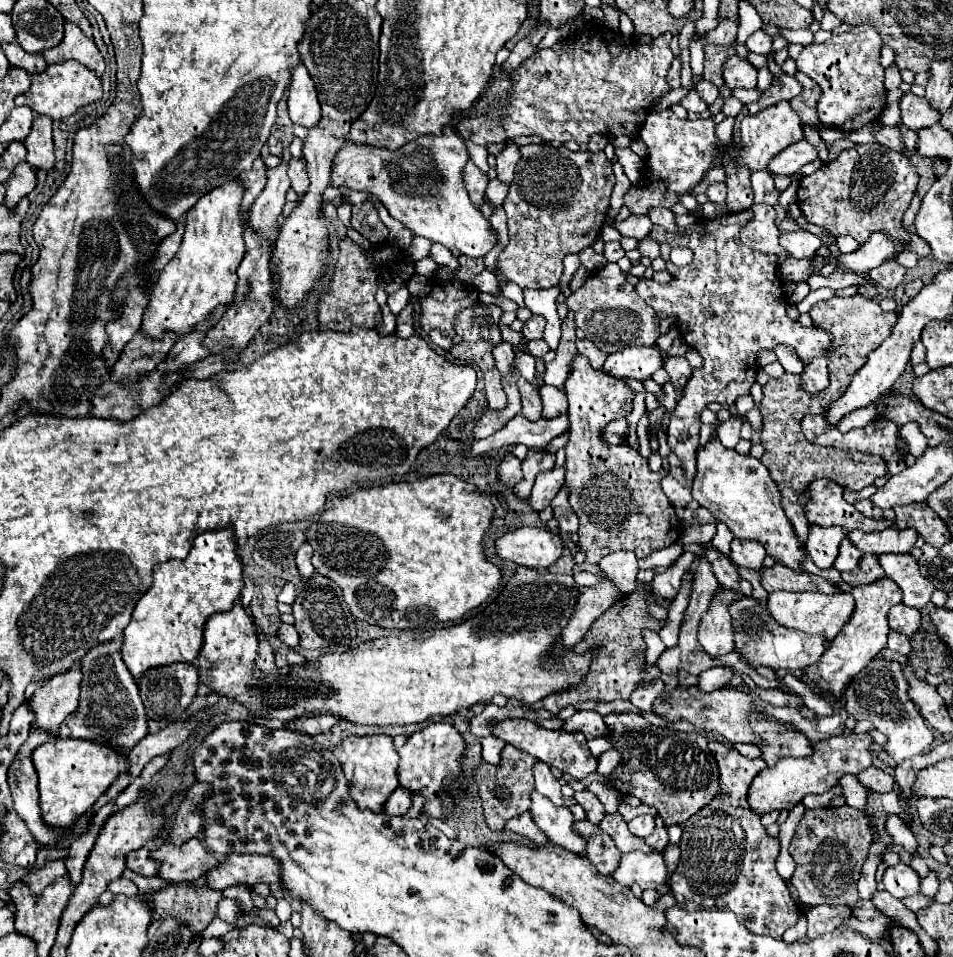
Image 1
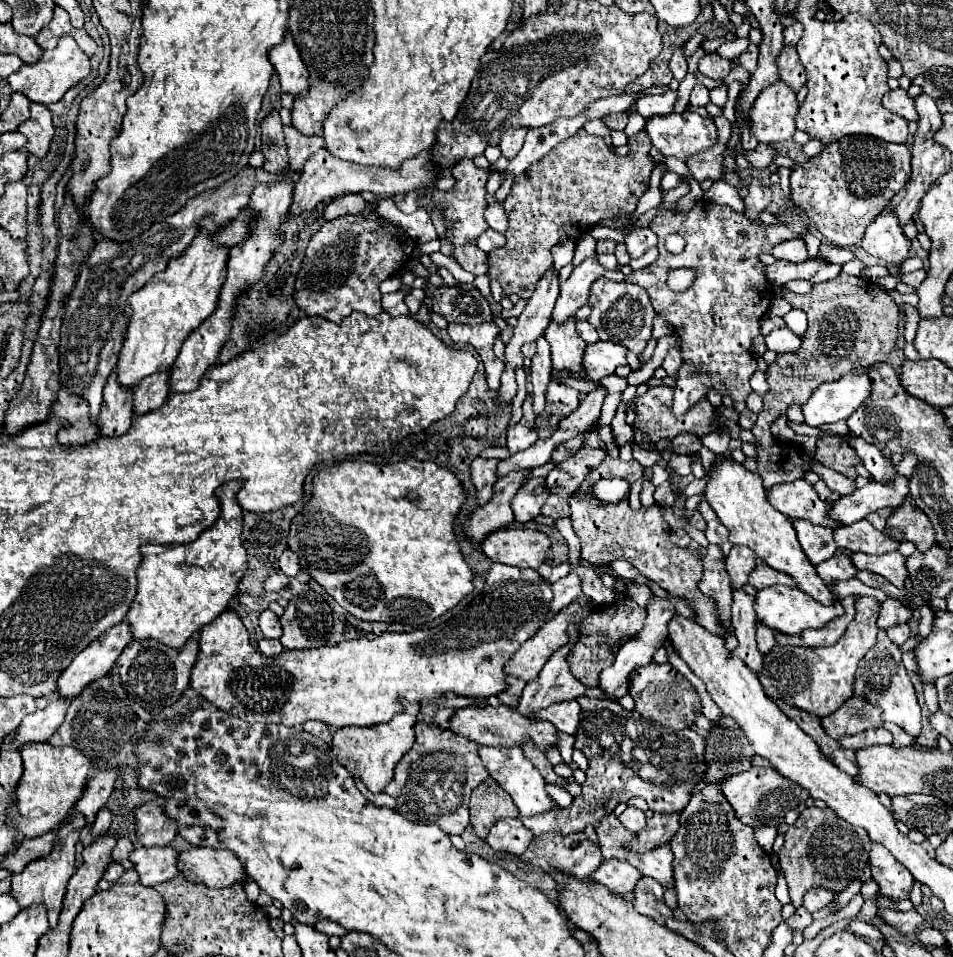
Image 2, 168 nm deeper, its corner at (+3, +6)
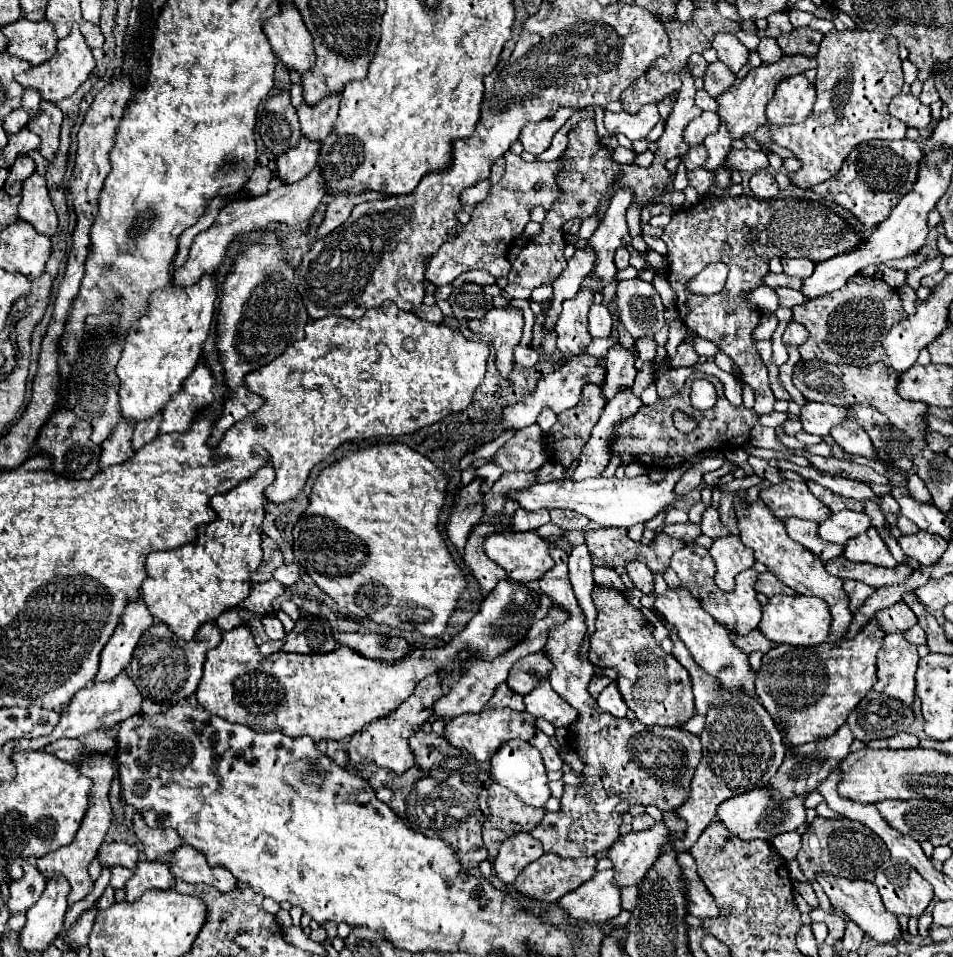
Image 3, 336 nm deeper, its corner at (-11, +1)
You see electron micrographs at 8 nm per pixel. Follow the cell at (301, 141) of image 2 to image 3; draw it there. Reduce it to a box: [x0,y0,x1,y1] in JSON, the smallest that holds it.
[298,95,340,143]

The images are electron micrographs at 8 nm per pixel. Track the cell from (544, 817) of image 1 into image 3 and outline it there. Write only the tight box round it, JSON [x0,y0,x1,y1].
[490,739,552,809]

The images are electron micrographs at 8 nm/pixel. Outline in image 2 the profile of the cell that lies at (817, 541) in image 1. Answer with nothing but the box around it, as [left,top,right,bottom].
[792,520,838,566]

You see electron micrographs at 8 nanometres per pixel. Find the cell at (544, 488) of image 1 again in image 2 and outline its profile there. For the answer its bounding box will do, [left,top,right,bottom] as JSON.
[512,478,548,524]

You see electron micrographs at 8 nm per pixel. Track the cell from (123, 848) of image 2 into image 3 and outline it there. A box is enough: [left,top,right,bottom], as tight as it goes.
[98,843,138,869]

